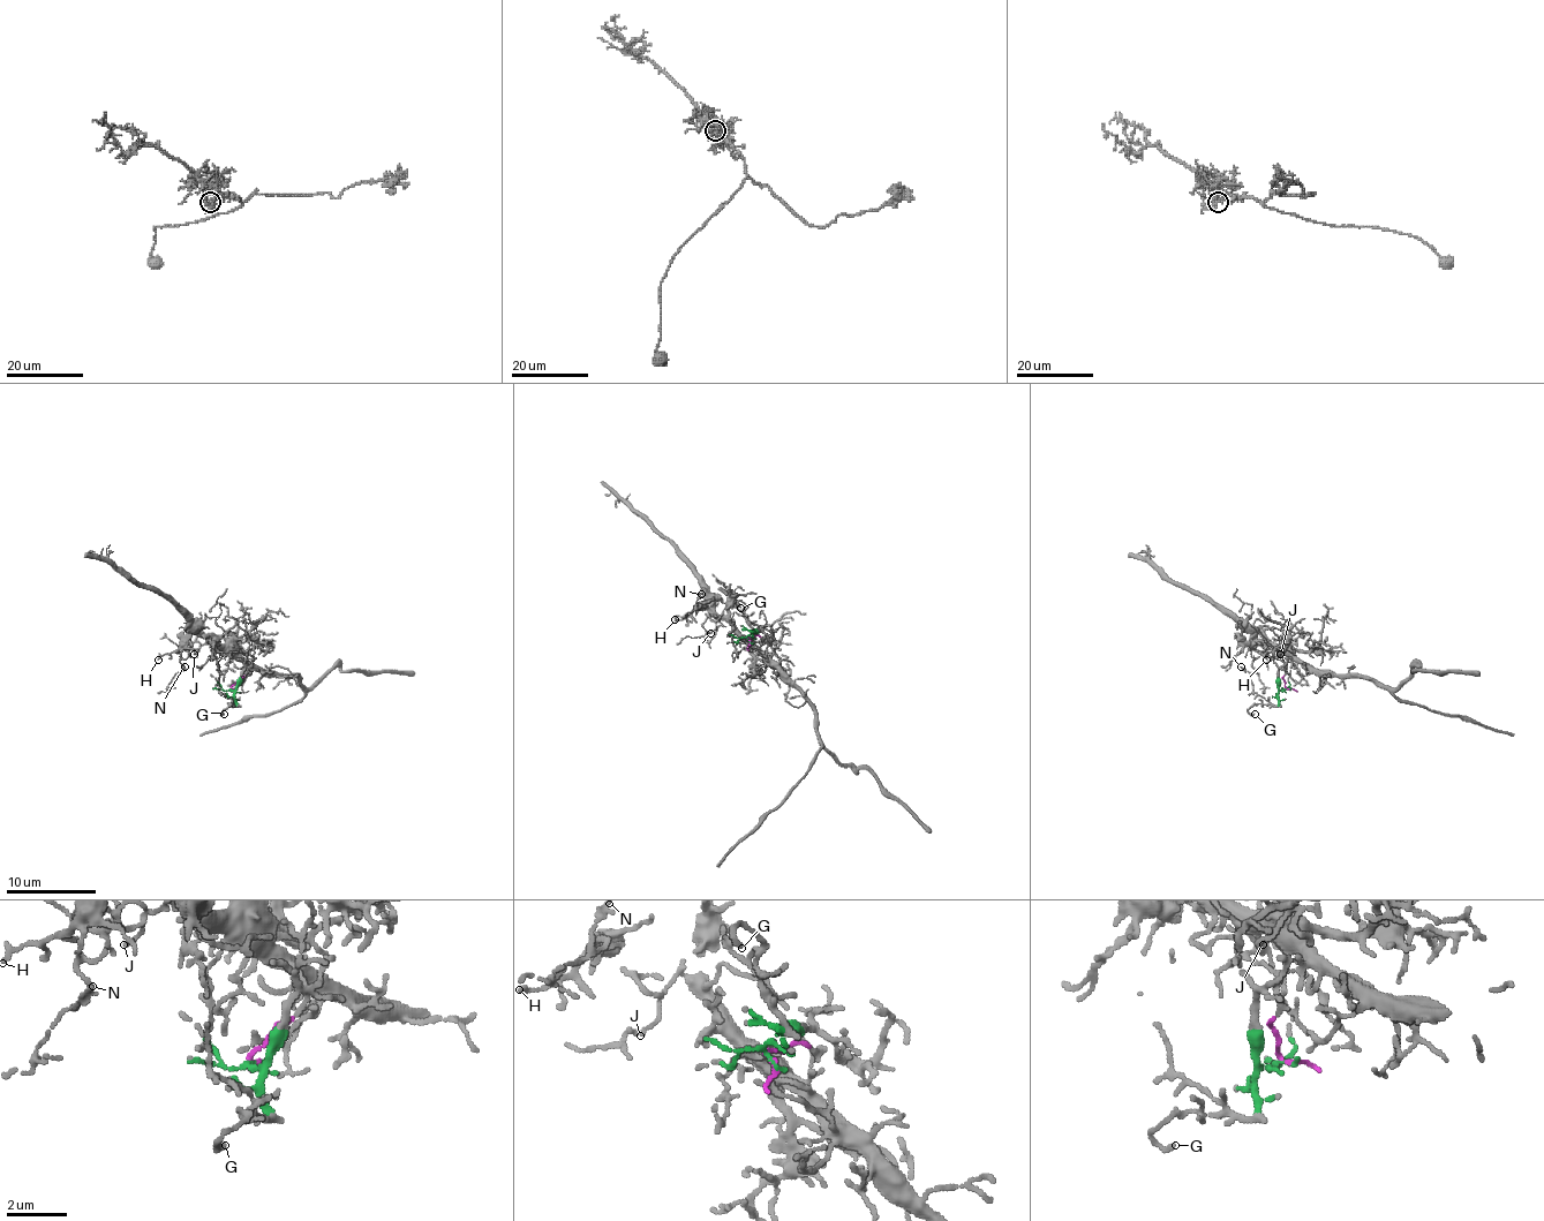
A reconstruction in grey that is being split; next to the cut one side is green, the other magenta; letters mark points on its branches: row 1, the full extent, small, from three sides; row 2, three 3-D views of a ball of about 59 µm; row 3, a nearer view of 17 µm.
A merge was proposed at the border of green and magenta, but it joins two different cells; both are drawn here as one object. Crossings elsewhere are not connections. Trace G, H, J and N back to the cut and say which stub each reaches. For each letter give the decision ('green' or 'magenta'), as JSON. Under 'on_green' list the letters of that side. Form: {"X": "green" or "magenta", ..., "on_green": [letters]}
{"G": "green", "H": "magenta", "J": "magenta", "N": "magenta", "on_green": ["G"]}

